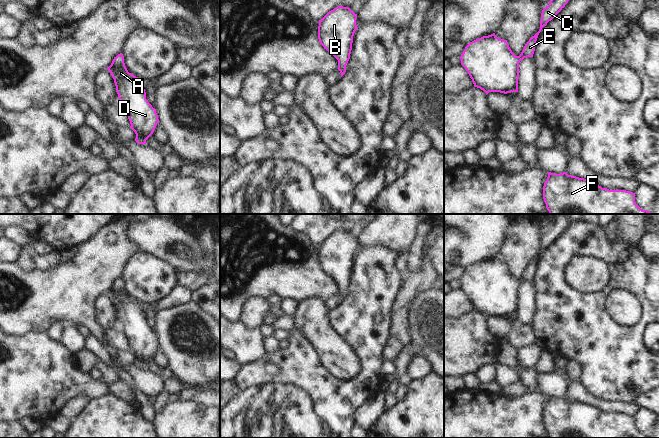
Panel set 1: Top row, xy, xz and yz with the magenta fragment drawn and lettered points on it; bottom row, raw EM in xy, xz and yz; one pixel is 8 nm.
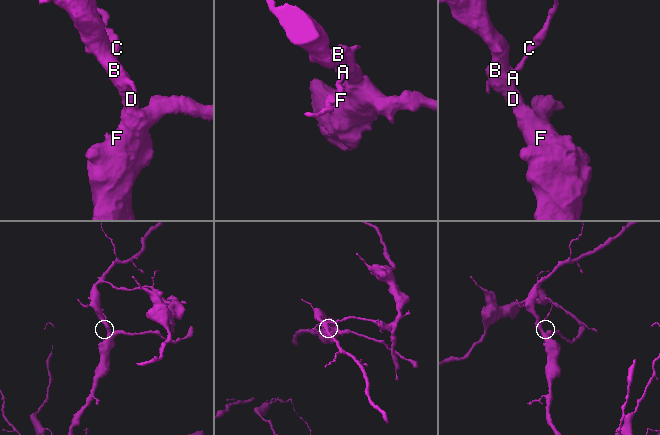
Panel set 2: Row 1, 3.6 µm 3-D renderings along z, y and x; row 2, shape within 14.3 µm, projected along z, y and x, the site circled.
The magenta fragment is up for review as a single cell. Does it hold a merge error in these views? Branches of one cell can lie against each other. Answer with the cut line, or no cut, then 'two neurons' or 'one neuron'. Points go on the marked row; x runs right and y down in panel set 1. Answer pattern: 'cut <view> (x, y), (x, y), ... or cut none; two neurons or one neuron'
cut none; one neuron

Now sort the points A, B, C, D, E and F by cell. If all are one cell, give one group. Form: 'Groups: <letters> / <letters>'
Groups: A B C D E F

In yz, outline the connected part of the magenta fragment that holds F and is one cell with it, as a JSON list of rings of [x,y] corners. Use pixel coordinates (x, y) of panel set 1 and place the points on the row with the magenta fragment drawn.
[[[547,172],[543,186],[543,199],[549,214],[652,214],[642,210],[635,202],[635,193],[626,190],[609,190],[584,178]]]

